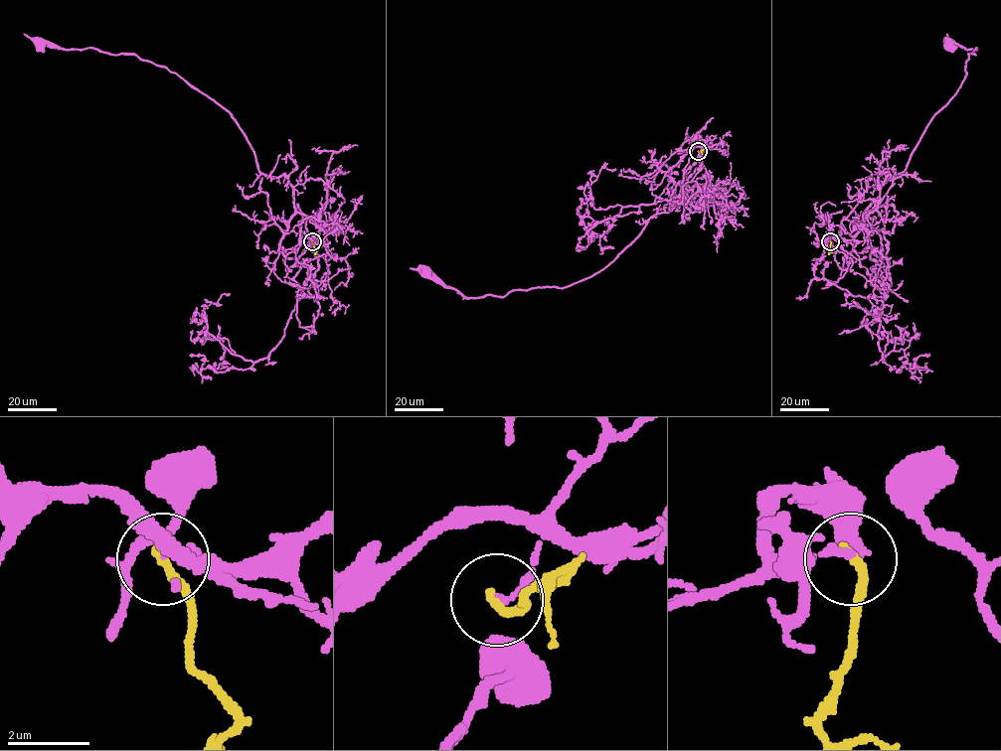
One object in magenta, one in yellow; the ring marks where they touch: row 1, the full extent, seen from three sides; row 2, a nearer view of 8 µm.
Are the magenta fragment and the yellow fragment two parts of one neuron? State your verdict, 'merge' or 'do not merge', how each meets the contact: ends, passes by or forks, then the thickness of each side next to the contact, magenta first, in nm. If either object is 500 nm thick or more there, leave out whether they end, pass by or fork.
do not merge; magenta ends; yellow ends; calibres 150 and 260 nm

